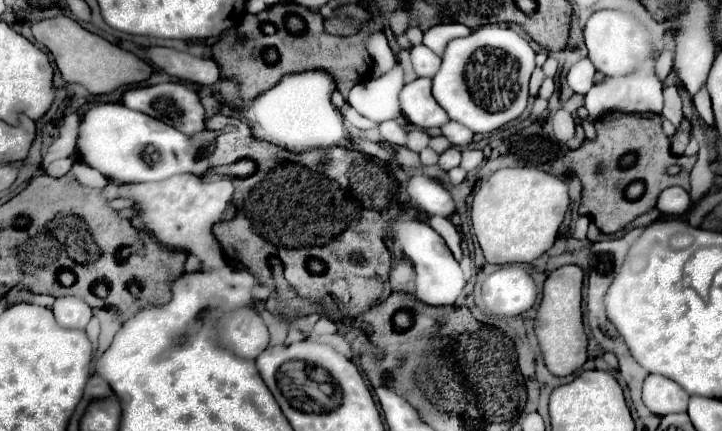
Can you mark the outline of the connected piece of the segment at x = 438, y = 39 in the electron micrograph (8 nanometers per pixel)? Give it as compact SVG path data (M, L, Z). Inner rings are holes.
M434 25L424 33L424 45L432 47L432 51L436 55L442 55L448 41L456 39L456 37L464 37L468 35L472 29L464 27L464 25Z

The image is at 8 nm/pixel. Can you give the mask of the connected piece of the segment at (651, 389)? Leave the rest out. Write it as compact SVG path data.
M648 375L644 379L642 399L644 399L644 405L652 413L668 415L668 413L682 413L682 411L686 411L690 395L678 383L668 381L668 377Z

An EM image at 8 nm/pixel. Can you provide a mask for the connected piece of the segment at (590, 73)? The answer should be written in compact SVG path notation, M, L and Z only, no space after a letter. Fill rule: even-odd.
M582 59L578 61L570 71L568 71L568 85L572 87L574 93L582 93L586 95L590 91L590 87L594 85L596 81L596 71L594 71L594 65L592 61L588 59Z

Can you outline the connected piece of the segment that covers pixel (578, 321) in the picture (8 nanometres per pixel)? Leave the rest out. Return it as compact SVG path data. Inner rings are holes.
M566 265L552 271L544 283L544 297L534 323L534 333L538 337L544 363L550 373L560 377L572 375L588 359L586 355L588 337L582 323L582 281L584 281L584 271L578 265Z

